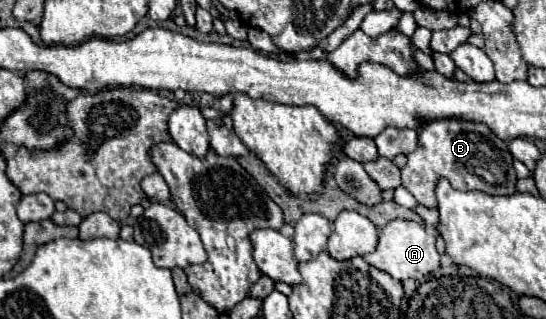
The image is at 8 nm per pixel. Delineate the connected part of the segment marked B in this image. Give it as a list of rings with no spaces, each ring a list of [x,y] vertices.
[[[429,119],[423,121],[417,129],[417,149],[407,153],[407,165],[401,169],[401,185],[425,207],[435,207],[435,183],[439,177],[447,177],[451,185],[459,191],[479,189],[491,195],[511,195],[515,193],[515,171],[513,157],[503,139],[499,139],[485,123],[465,121],[465,119]]]

